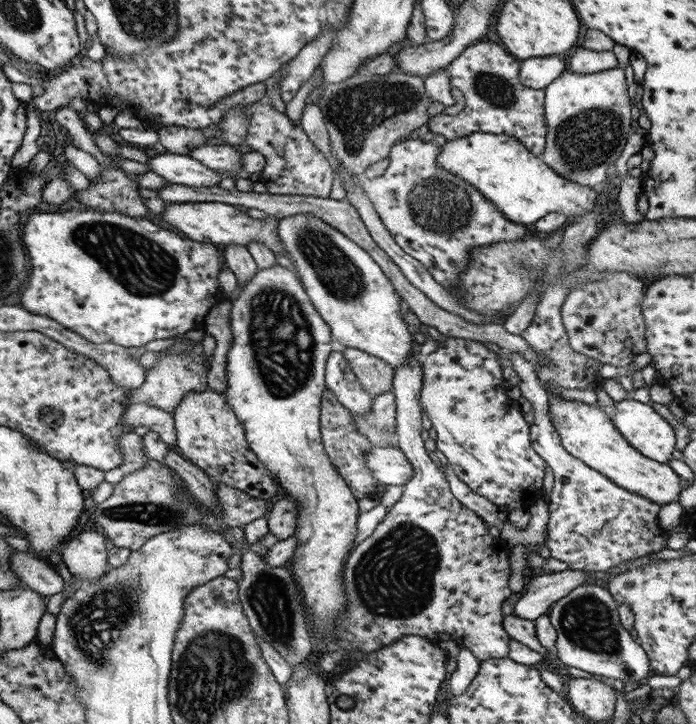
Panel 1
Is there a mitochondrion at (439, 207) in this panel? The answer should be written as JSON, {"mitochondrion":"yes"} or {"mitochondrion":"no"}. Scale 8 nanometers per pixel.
{"mitochondrion":"yes"}

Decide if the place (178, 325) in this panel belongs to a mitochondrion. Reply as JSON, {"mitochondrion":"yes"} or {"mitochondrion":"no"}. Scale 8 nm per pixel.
{"mitochondrion":"no"}

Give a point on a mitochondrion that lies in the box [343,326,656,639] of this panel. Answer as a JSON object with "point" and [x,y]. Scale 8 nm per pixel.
{"point":[394,578]}

